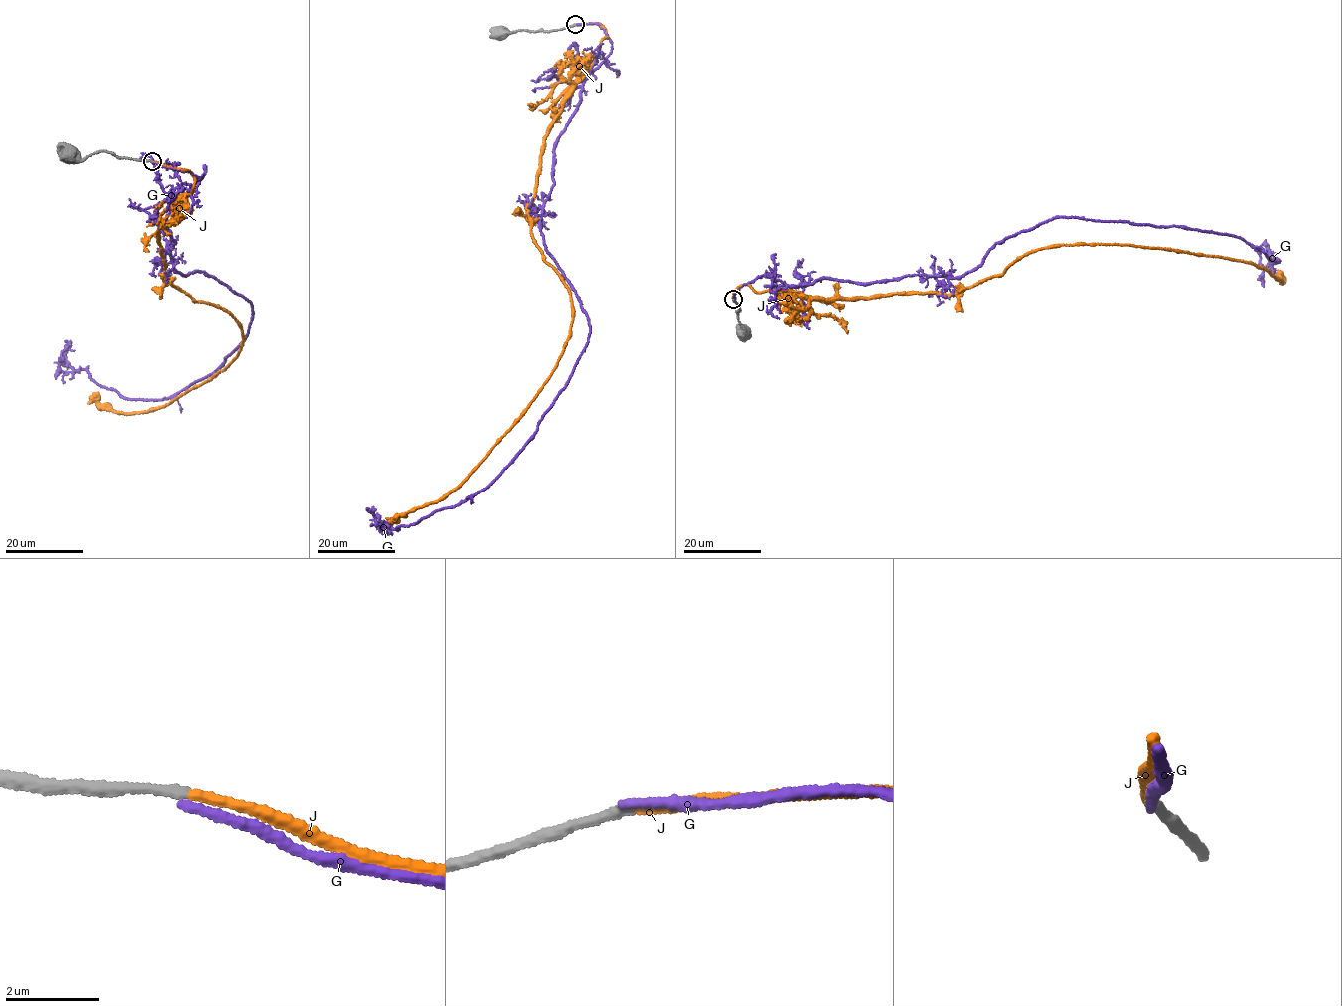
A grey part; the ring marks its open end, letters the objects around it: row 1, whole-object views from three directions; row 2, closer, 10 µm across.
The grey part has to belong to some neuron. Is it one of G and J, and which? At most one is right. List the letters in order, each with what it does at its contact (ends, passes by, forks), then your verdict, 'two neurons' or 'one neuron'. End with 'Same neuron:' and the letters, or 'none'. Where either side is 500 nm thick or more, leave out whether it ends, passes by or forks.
G: it ends | two neurons
J: it ends | one neuron
Same neuron: J

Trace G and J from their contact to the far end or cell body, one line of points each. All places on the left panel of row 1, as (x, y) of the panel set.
G: (152, 161), (201, 178), (167, 217), (173, 266), (249, 302), (247, 336), (146, 401), (60, 363), (74, 350)
J: (152, 161), (194, 183), (159, 231), (164, 278), (231, 314), (245, 339), (228, 367), (163, 406), (87, 403)

